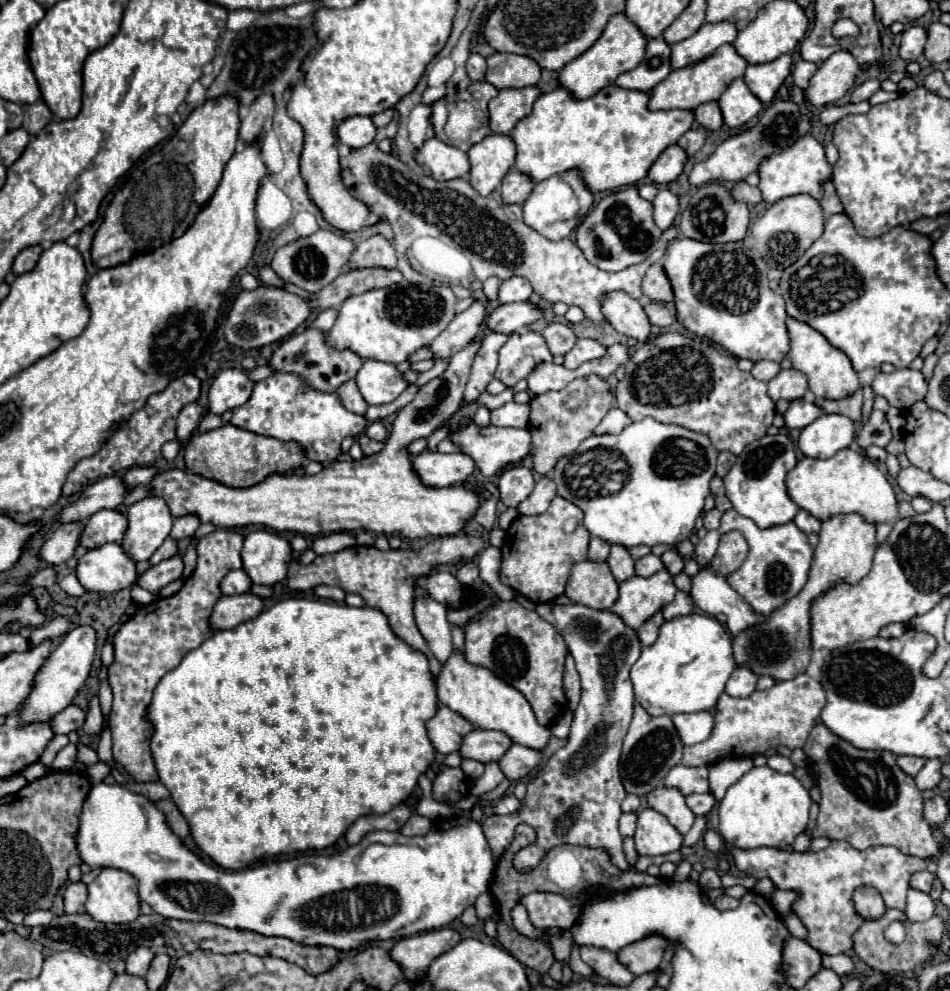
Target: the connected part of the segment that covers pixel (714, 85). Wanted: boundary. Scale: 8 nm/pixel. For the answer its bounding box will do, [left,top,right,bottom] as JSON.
[649,44,747,110]

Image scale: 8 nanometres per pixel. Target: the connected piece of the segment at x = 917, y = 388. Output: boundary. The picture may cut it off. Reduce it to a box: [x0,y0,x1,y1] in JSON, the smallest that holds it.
[871,368,927,410]

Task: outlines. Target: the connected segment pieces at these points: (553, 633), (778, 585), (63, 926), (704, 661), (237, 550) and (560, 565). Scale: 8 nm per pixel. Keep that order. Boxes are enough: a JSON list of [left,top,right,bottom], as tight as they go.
[[465,600,569,726],[695,510,813,614],[27,912,339,974],[631,612,737,716],[109,528,243,782],[499,496,589,602]]

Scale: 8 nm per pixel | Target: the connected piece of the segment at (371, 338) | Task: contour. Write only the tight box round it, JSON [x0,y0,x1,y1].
[325,282,457,362]

